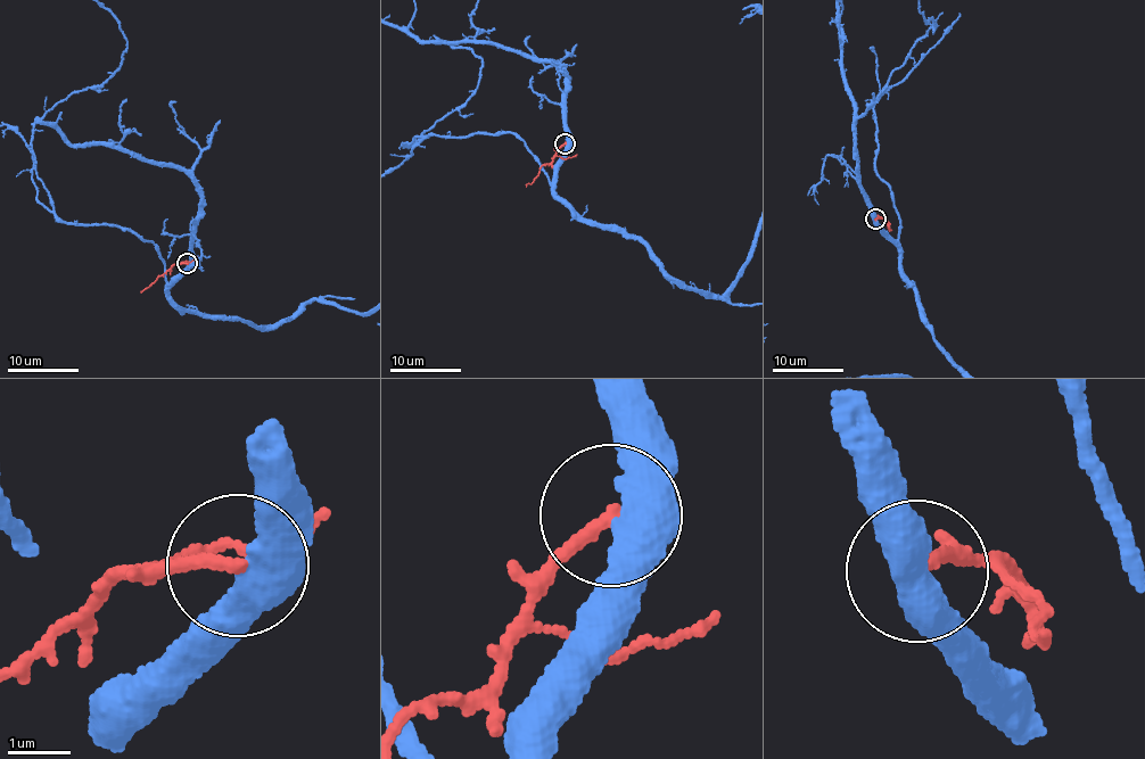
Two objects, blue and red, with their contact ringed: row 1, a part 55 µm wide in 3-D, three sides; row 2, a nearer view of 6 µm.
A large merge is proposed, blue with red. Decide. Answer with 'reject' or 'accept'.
reject

